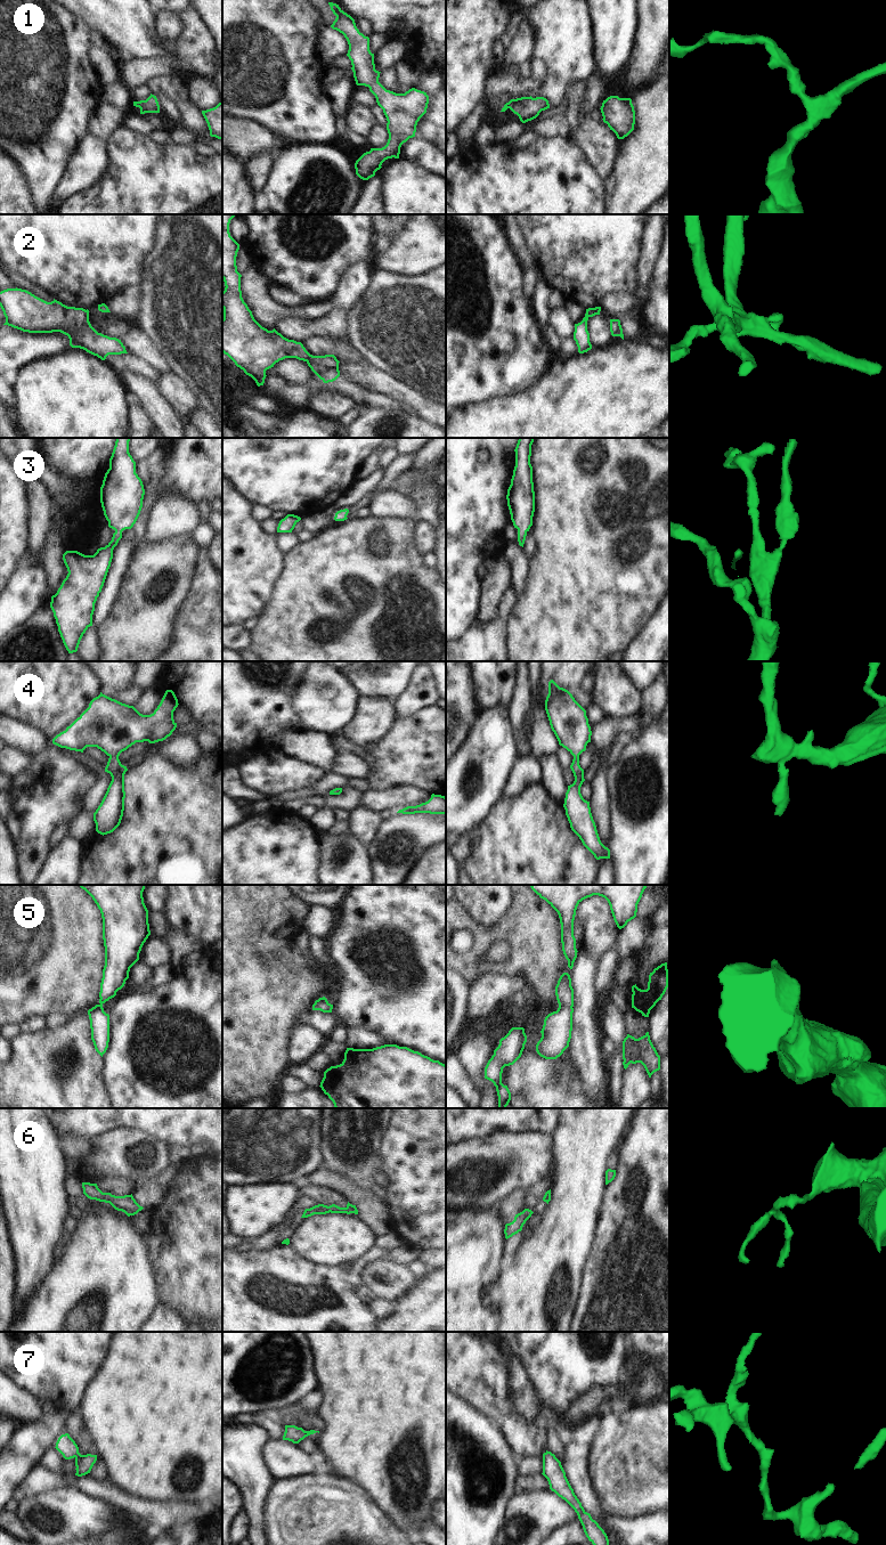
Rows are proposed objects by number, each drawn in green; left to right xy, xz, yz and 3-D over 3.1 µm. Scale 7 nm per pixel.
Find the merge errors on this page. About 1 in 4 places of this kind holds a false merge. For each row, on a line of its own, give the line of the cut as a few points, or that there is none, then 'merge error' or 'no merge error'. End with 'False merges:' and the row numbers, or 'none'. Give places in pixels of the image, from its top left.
1: no cut | no merge error
2: xz (310, 355), (305, 360) | merge error
3: no cut | no merge error
4: no cut | no merge error
5: no cut | no merge error
6: no cut | no merge error
7: no cut | no merge error
False merges: 2

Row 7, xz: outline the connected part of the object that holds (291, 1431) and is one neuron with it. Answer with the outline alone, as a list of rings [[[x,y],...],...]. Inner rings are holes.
[[[285,1425],[285,1432],[283,1436],[283,1440],[292,1441],[293,1444],[299,1444],[306,1437],[314,1434],[319,1431],[310,1430],[304,1431],[302,1428],[298,1428],[295,1425]]]

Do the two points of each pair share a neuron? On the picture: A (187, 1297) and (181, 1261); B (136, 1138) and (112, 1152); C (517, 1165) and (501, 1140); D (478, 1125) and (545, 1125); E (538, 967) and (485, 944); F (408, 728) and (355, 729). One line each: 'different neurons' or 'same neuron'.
A: same neuron
B: same neuron
C: same neuron
D: same neuron
E: same neuron
F: different neurons

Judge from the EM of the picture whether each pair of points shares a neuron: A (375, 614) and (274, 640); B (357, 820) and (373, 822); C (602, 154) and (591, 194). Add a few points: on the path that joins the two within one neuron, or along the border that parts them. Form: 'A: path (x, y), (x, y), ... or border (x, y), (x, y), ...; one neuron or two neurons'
A: path (350, 639), (341, 648), (299, 640); one neuron
B: path (360, 820), (370, 822); one neuron
C: border (580, 149), (604, 181); two neurons

